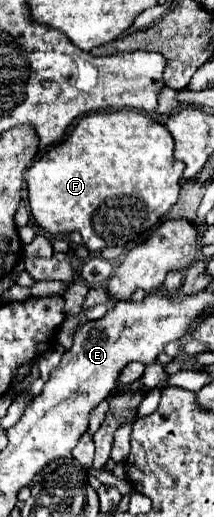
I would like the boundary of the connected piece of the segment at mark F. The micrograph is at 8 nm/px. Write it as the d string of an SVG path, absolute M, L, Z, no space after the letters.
M112 110L80 118L66 142L50 146L28 170L28 202L36 224L50 234L80 232L86 248L92 252L136 240L178 202L185 164L174 160L172 150L174 142L168 130L142 112Z

